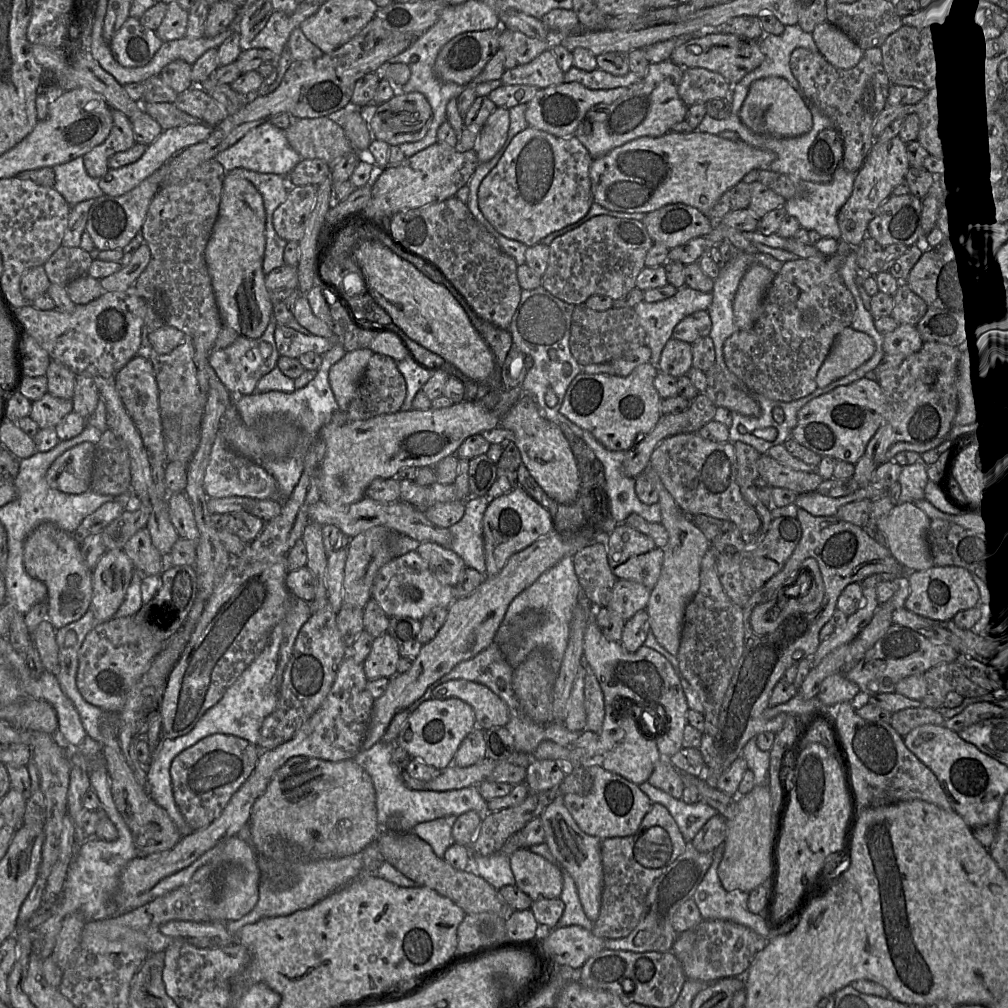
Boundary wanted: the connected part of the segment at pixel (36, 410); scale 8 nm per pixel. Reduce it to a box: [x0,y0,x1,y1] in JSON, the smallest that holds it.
[29,392,74,428]

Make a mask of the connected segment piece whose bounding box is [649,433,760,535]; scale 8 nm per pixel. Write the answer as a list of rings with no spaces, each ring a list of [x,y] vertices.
[[[679,433],[663,439],[651,454],[649,467],[689,517],[707,515],[734,523],[741,534],[753,535],[760,528],[758,514],[743,499],[736,481],[737,460],[731,442],[713,442],[698,433]]]

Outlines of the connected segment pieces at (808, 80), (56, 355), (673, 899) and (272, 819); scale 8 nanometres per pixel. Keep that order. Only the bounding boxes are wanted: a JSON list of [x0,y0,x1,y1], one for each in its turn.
[[790,47,892,172],[16,286,148,378],[605,843,714,952],[248,756,381,862]]

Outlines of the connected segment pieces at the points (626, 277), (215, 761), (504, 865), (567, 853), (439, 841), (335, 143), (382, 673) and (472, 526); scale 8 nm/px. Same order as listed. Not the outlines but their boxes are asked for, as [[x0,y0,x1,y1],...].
[[542,215,653,306],[170,734,260,832],[470,850,516,890],[540,796,603,923],[414,815,456,858],[285,116,355,164],[364,633,402,680],[448,495,488,575]]

